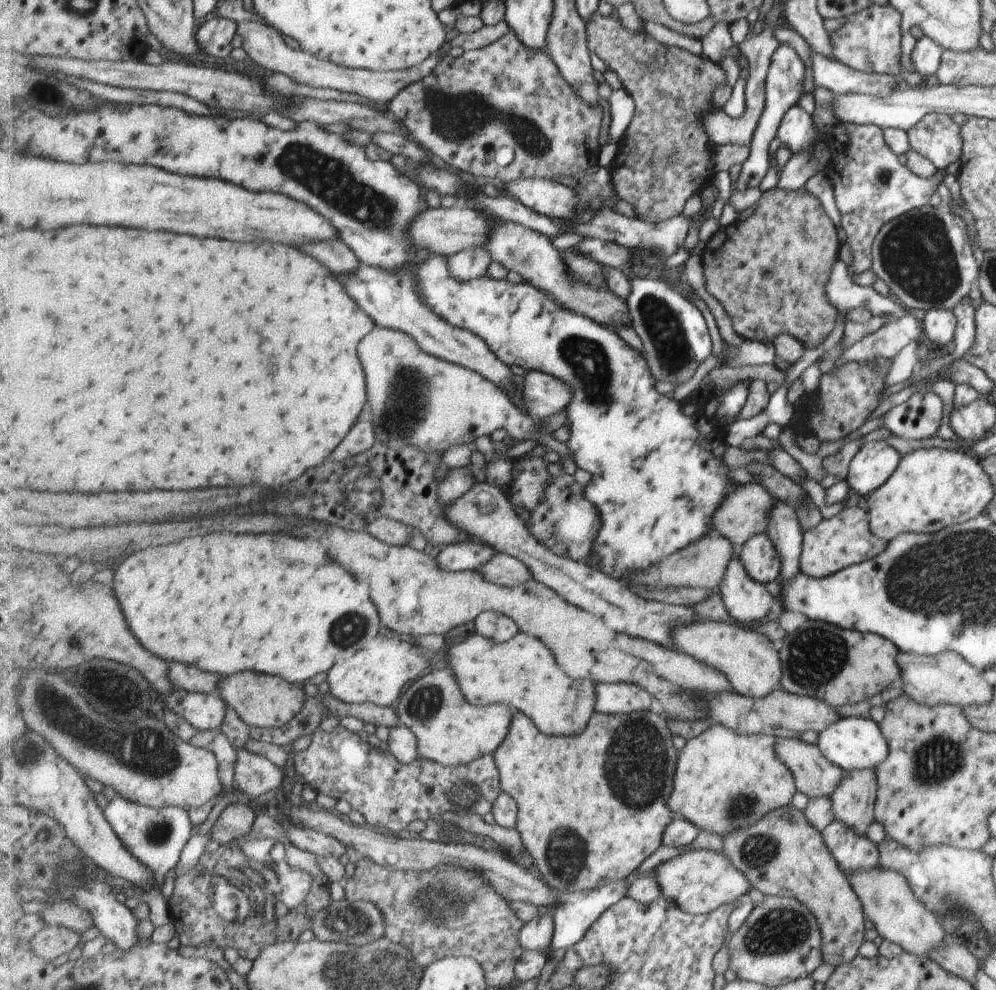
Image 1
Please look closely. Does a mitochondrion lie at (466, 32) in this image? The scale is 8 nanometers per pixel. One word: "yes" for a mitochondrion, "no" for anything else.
no

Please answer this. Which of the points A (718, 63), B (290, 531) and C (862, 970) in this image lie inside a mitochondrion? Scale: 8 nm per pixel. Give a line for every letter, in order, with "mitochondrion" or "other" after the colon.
A: other
B: other
C: other

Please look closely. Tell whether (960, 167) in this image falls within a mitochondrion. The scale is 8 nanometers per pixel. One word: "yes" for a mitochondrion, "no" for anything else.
no

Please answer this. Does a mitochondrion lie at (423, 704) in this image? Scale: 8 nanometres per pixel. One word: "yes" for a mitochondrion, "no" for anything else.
yes

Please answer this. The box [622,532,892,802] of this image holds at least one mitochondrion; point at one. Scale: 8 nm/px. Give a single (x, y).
(816, 656)

